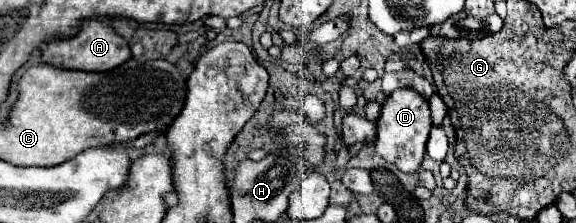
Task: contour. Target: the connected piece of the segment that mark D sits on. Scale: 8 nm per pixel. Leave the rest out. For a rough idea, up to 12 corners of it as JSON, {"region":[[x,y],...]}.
{"region":[[397,89],[377,121],[375,151],[405,173],[425,155],[429,103]]}

